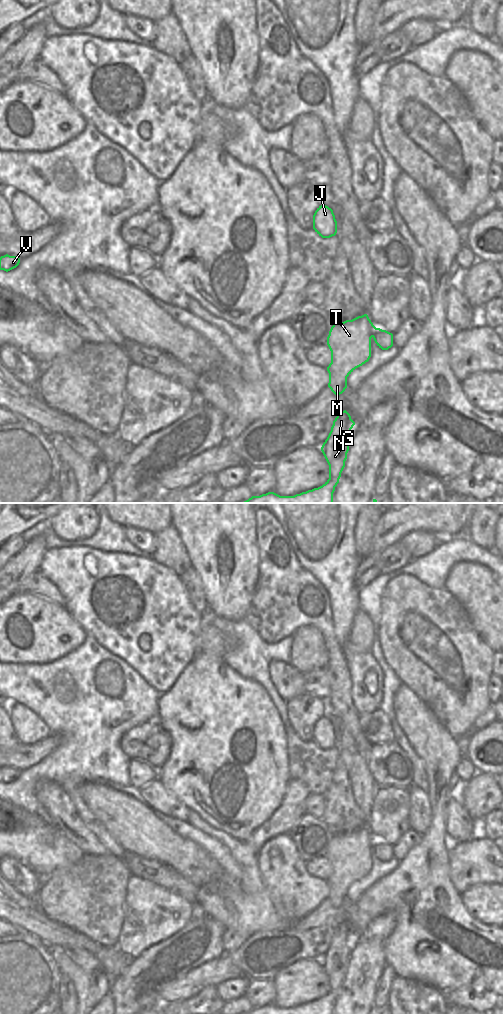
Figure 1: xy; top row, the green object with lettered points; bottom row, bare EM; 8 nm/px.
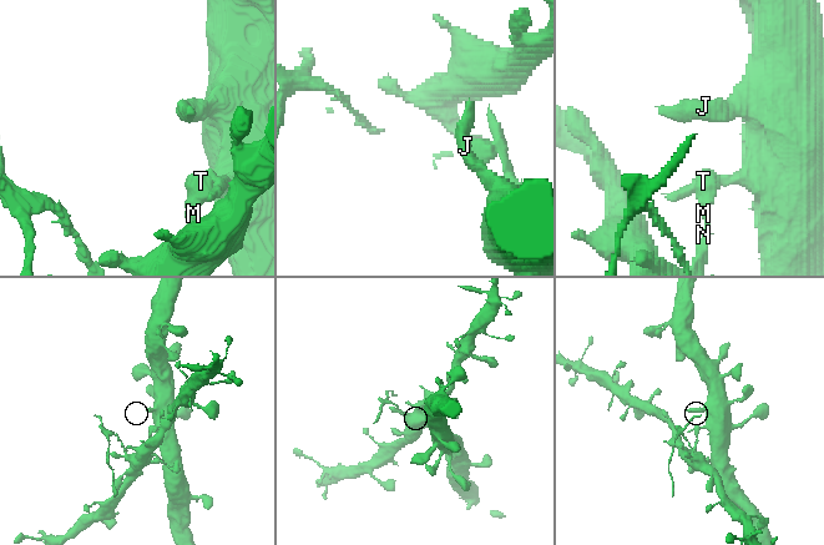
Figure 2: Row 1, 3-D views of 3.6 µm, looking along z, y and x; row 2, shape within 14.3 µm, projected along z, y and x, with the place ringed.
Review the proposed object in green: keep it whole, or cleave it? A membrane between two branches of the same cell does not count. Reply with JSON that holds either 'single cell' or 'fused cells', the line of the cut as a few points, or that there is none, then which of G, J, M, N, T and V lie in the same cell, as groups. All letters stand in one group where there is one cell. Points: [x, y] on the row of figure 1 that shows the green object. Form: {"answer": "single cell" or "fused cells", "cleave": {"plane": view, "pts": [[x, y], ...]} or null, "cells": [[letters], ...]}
{"answer": "fused cells", "cleave": {"plane": "xy", "pts": [[377, 328], [371, 336]]}, "cells": [["G", "M", "N", "T", "V"], ["J"]]}

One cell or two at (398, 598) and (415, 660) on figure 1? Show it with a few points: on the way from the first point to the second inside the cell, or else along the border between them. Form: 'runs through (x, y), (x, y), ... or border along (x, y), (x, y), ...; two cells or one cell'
runs through (411, 613), (411, 645); one cell

